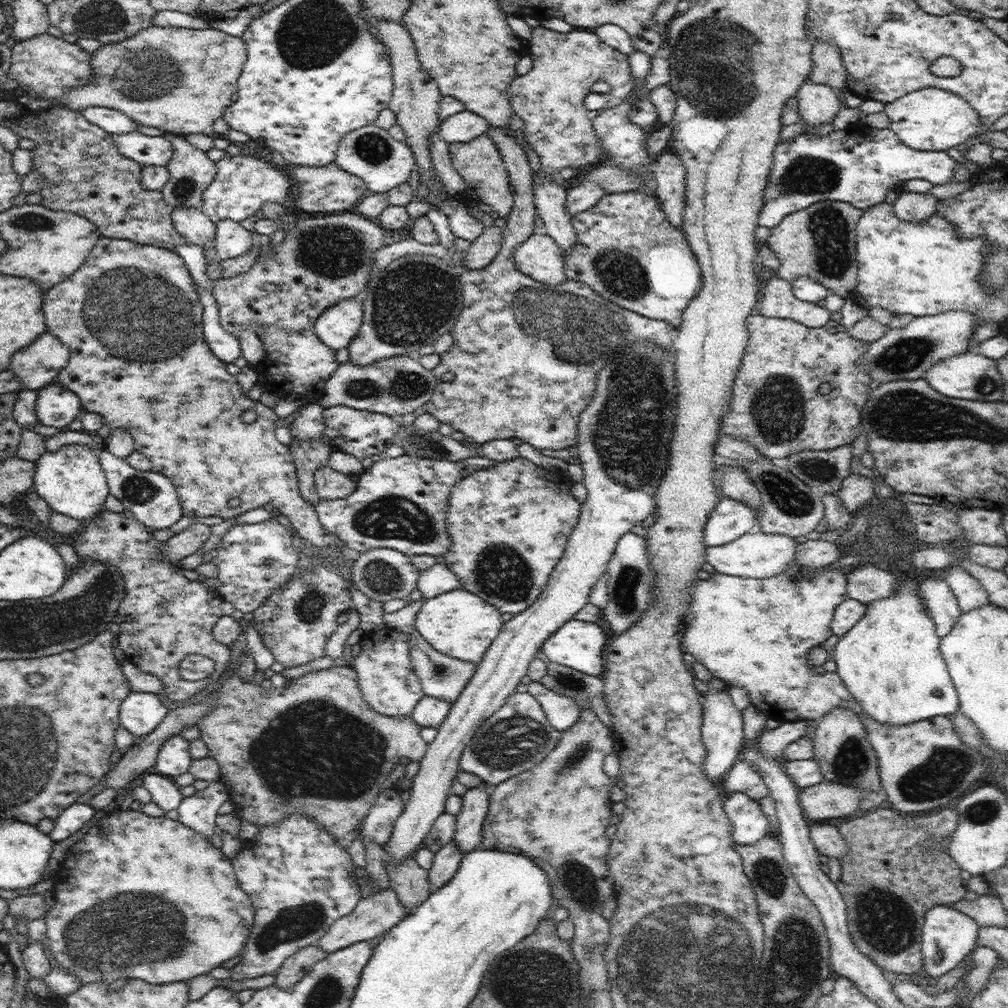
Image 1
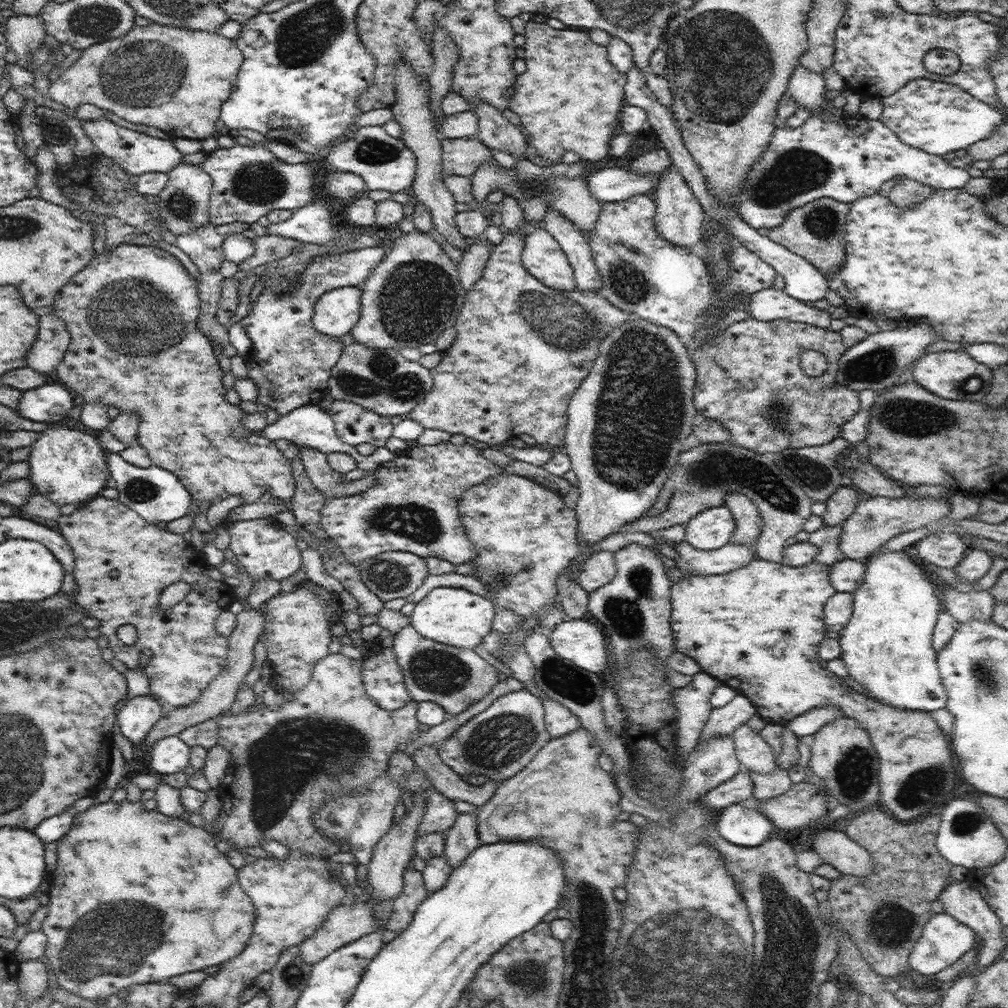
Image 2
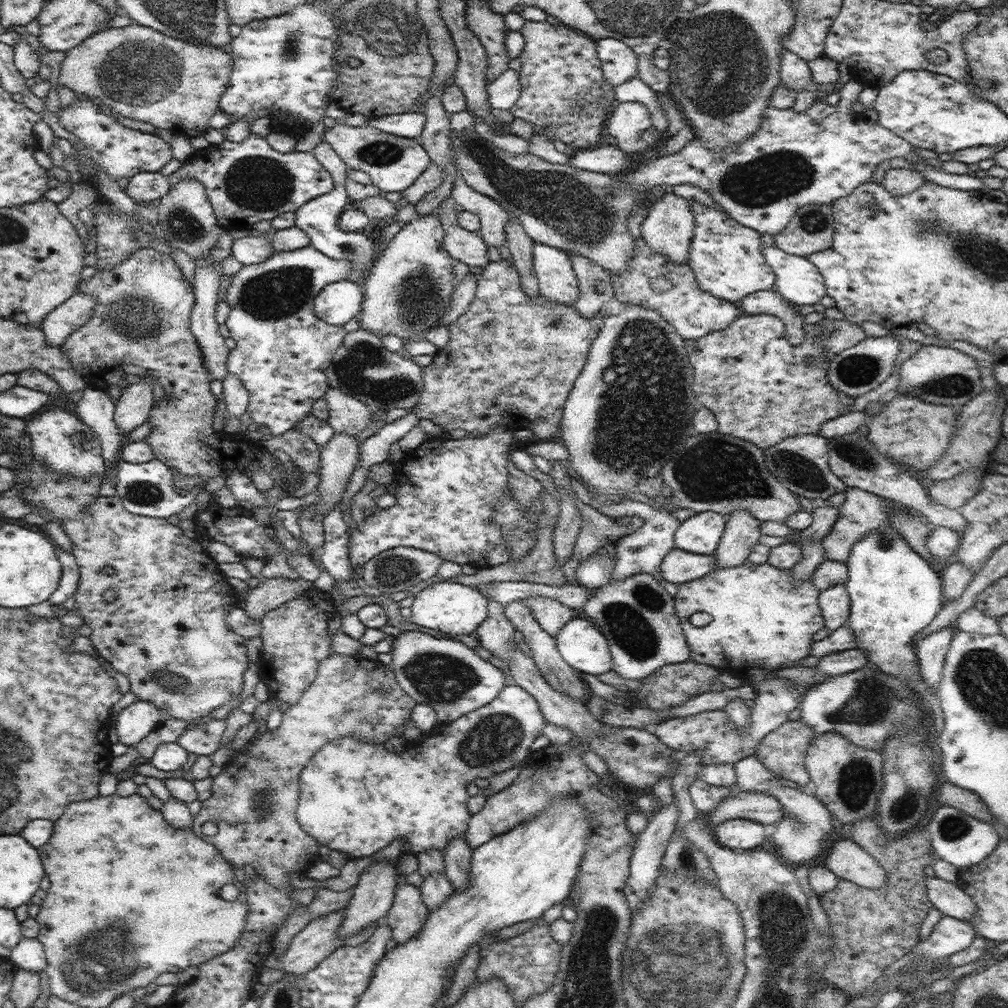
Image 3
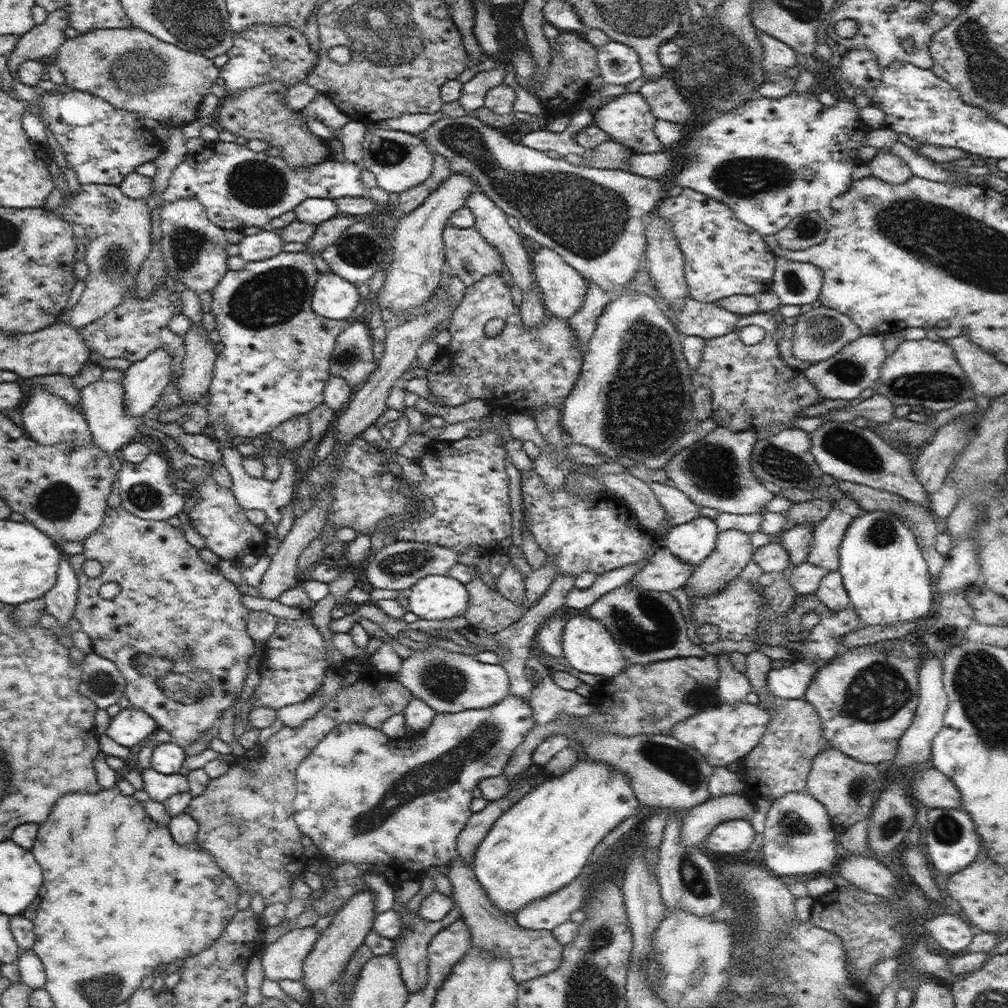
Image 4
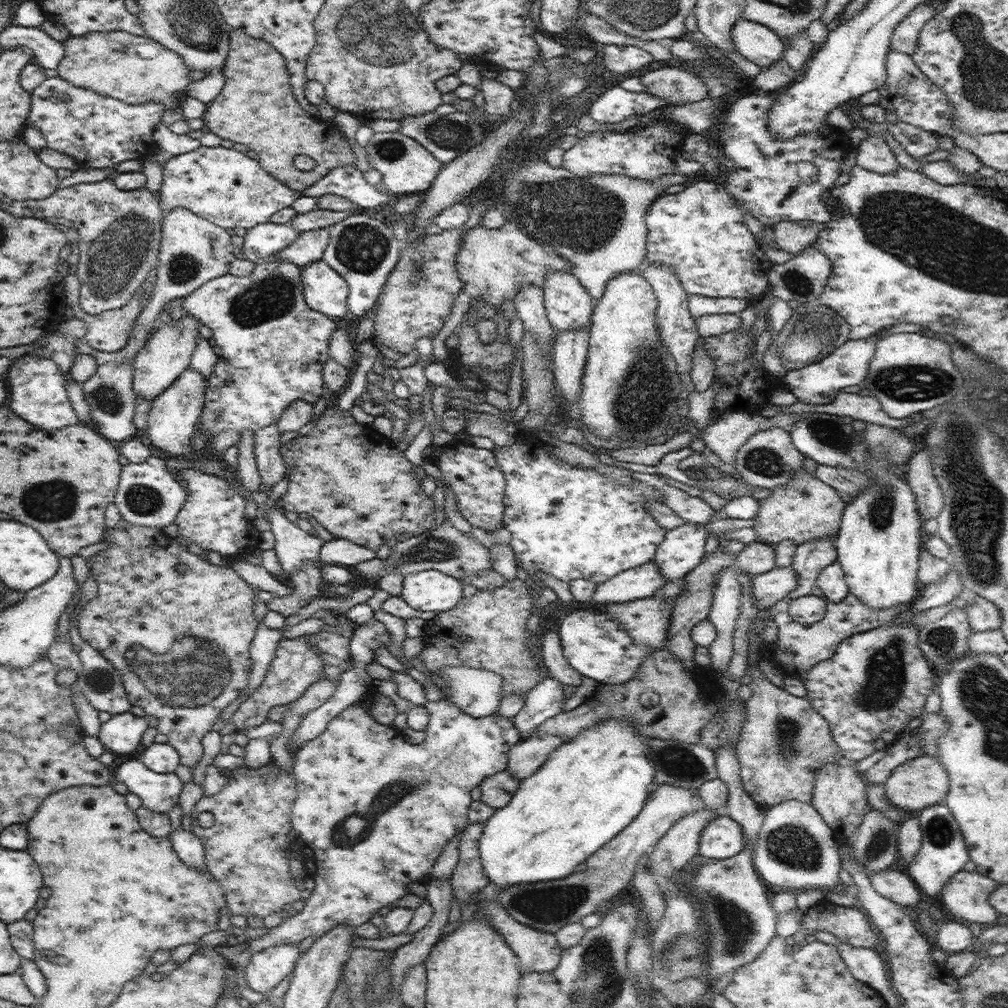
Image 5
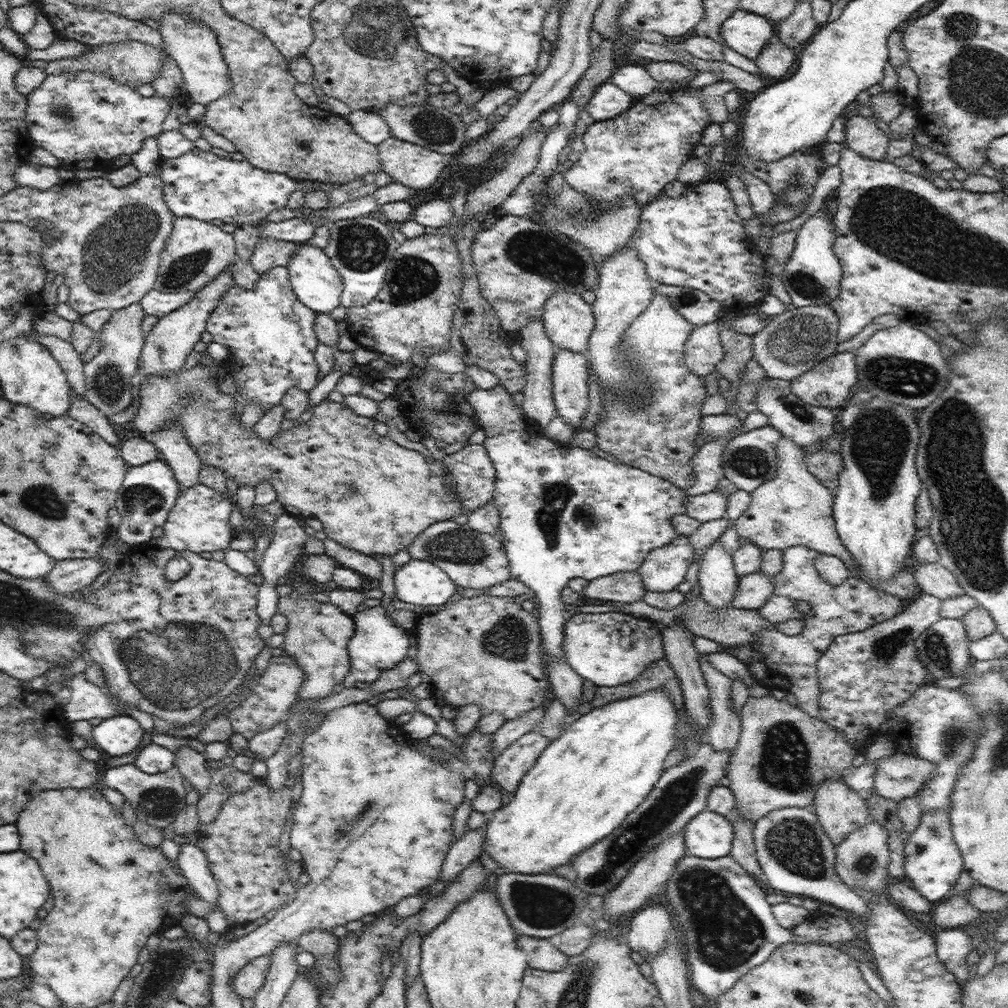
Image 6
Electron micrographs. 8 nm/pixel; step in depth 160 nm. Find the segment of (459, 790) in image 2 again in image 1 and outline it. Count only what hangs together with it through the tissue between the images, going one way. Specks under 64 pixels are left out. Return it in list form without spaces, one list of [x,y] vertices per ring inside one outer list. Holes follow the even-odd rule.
[[[333,665],[329,669],[310,671],[302,677],[289,679],[282,688],[273,688],[272,690],[264,690],[261,685],[254,684],[253,681],[243,681],[239,678],[238,673],[234,673],[222,686],[222,690],[218,692],[216,706],[212,707],[205,714],[205,717],[198,720],[196,725],[208,747],[208,757],[215,758],[220,765],[220,781],[227,786],[229,800],[233,802],[235,812],[238,813],[242,821],[248,821],[258,827],[266,828],[266,825],[273,825],[290,815],[302,813],[318,821],[320,825],[324,825],[324,830],[331,834],[332,840],[335,840],[339,847],[344,848],[349,847],[352,841],[357,839],[361,824],[374,806],[378,795],[384,789],[392,786],[388,777],[392,774],[395,766],[399,764],[400,758],[405,756],[414,762],[420,762],[427,753],[427,746],[429,745],[421,737],[421,726],[410,714],[386,716],[371,709],[371,706],[366,703],[362,691],[360,691],[357,672],[351,666],[335,667]]]

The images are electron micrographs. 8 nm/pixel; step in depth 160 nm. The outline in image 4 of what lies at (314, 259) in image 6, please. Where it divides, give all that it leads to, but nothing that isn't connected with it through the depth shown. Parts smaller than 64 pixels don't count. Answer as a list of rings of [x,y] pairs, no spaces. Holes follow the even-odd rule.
[[[320,273],[311,298],[314,312],[329,320],[351,319],[360,294],[354,283],[336,273]]]

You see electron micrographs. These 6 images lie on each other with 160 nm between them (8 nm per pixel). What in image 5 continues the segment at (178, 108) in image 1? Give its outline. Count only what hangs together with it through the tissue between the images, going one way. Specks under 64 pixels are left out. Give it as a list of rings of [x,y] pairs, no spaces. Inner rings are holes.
[[[123,30],[90,31],[82,36],[69,36],[63,43],[64,58],[58,65],[58,76],[73,86],[116,98],[130,105],[156,101],[166,111],[181,107],[180,92],[190,86],[190,67],[180,54],[163,47],[144,35]]]

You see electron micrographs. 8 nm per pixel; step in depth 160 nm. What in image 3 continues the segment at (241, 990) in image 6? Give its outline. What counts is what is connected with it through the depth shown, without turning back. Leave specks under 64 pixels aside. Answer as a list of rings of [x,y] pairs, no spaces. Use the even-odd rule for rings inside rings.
[[[340,910],[311,919],[294,935],[288,950],[277,961],[282,964],[283,970],[304,976],[338,947],[342,947],[345,940],[339,937],[338,931],[344,917],[345,910]]]

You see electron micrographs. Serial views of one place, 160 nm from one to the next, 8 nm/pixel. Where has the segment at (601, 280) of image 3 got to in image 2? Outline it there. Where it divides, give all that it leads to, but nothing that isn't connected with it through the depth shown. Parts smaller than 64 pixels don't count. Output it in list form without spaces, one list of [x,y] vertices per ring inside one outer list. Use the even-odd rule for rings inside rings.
[[[548,208],[543,227],[558,241],[573,268],[577,289],[601,294],[602,281],[592,258],[588,238],[558,210]]]

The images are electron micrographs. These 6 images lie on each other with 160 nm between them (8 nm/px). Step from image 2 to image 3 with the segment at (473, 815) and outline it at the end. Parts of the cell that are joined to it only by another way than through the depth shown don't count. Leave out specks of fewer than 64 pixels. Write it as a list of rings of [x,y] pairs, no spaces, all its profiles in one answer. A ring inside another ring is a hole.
[[[462,837],[450,841],[442,851],[445,860],[445,875],[450,879],[455,889],[463,891],[470,882],[473,848]]]

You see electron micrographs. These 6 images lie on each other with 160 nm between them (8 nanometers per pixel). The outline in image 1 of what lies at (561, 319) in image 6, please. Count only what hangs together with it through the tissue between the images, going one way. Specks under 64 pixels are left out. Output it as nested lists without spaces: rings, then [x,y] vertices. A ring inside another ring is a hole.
[[[544,231],[533,232],[517,249],[513,250],[516,268],[544,284],[566,281],[564,252]]]

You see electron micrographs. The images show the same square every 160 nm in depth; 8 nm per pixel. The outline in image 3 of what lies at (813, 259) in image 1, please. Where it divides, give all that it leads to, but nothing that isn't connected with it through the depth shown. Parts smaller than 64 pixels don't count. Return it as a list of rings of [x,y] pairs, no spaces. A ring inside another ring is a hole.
[[[831,204],[802,206],[786,228],[775,234],[775,245],[801,257],[830,248],[835,231]]]

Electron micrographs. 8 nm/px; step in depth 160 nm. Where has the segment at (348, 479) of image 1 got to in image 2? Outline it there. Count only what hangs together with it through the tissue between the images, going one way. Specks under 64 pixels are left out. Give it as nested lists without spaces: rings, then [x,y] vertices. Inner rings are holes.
[[[299,446],[299,448],[308,478],[326,498],[355,495],[368,490],[375,483],[375,470],[373,474],[366,475],[361,479],[342,481],[342,474],[337,473],[329,465],[324,452],[311,446]]]

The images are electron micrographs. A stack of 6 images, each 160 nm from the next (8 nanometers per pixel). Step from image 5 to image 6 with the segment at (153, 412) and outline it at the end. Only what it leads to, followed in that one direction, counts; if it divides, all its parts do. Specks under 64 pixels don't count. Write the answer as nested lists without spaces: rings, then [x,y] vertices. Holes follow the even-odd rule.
[[[170,423],[148,437],[159,450],[160,458],[173,470],[180,490],[190,488],[198,481],[198,472],[203,468],[201,458],[190,446],[180,423]]]

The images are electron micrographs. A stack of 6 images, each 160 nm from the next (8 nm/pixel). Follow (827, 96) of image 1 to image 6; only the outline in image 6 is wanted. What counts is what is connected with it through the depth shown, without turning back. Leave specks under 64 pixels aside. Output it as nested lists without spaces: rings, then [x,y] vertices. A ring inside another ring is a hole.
[[[739,8],[721,26],[721,37],[732,50],[756,60],[770,42],[774,28],[767,18]]]

